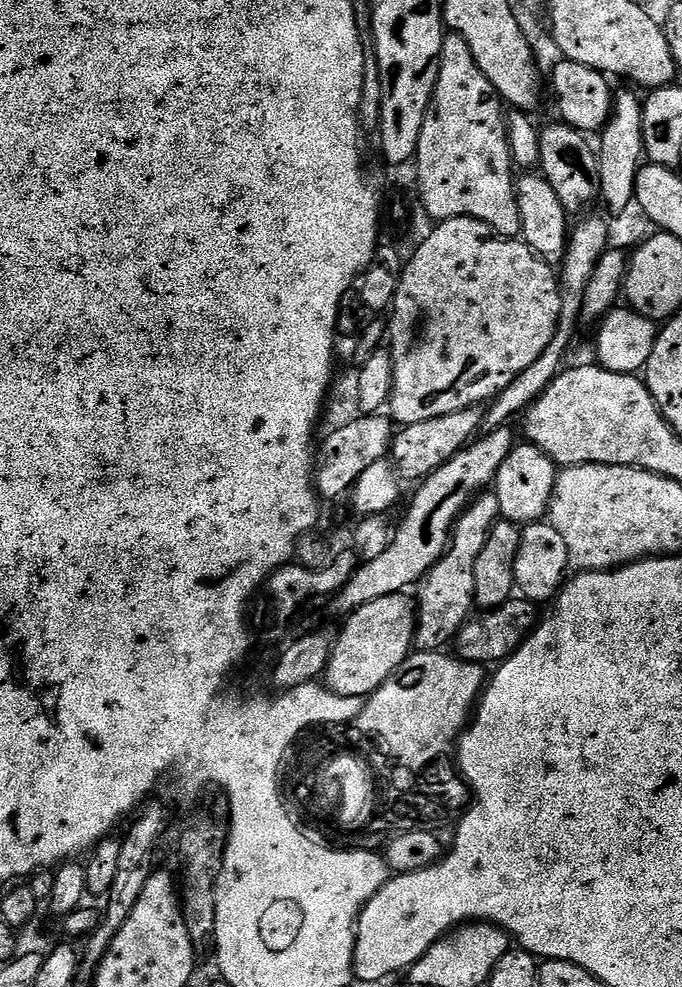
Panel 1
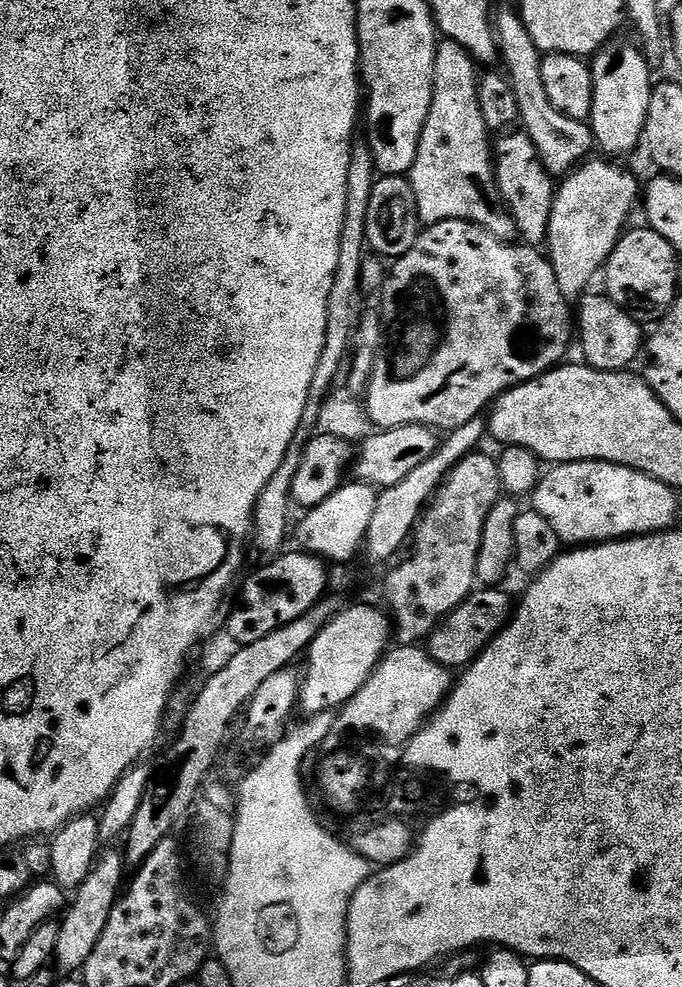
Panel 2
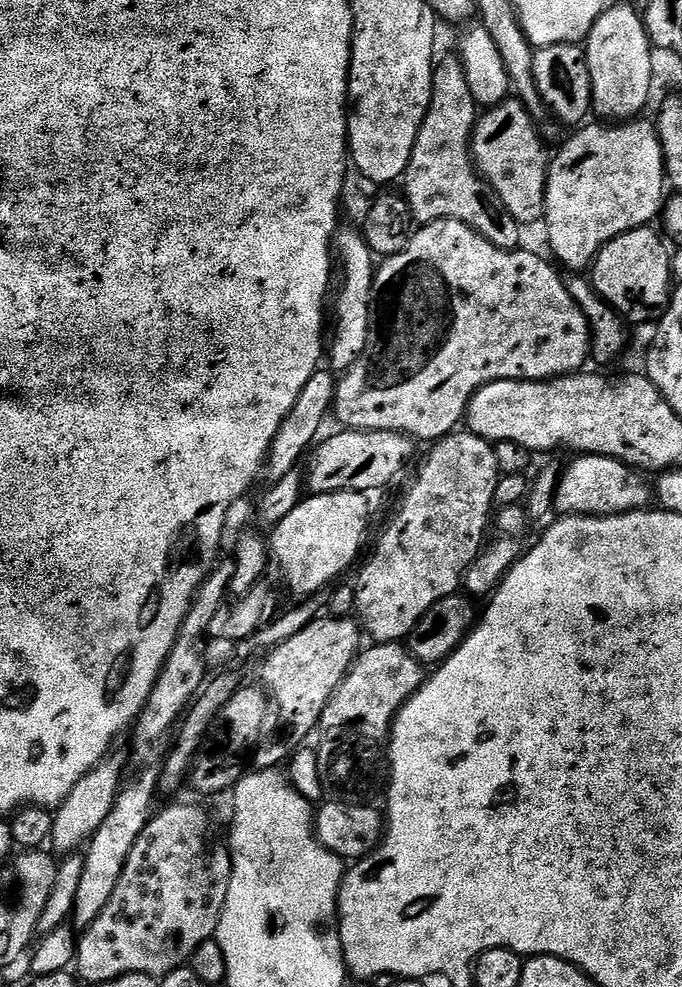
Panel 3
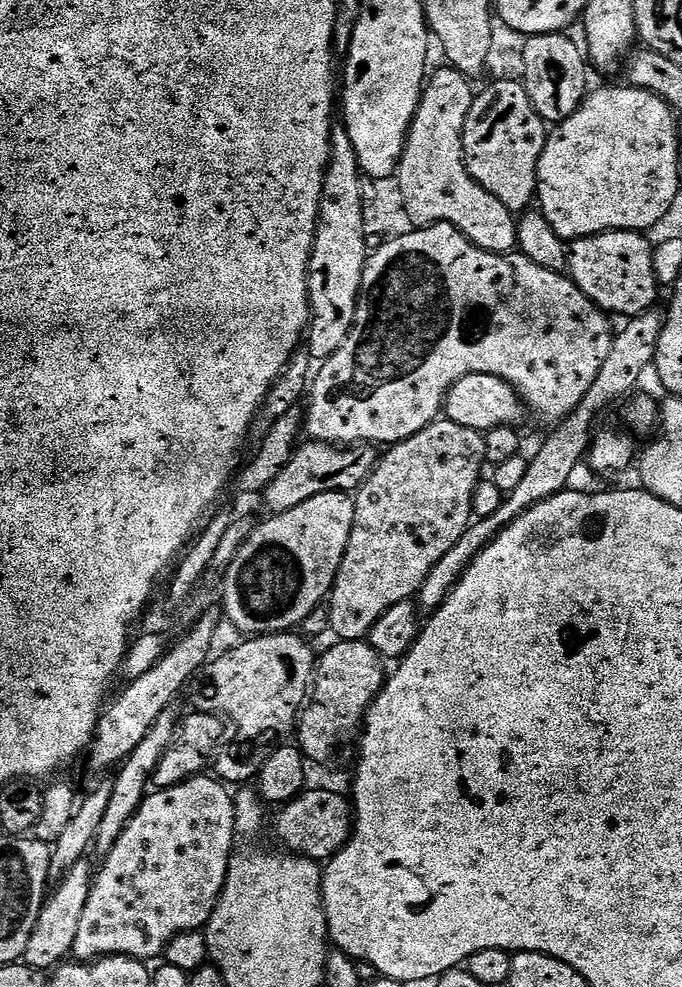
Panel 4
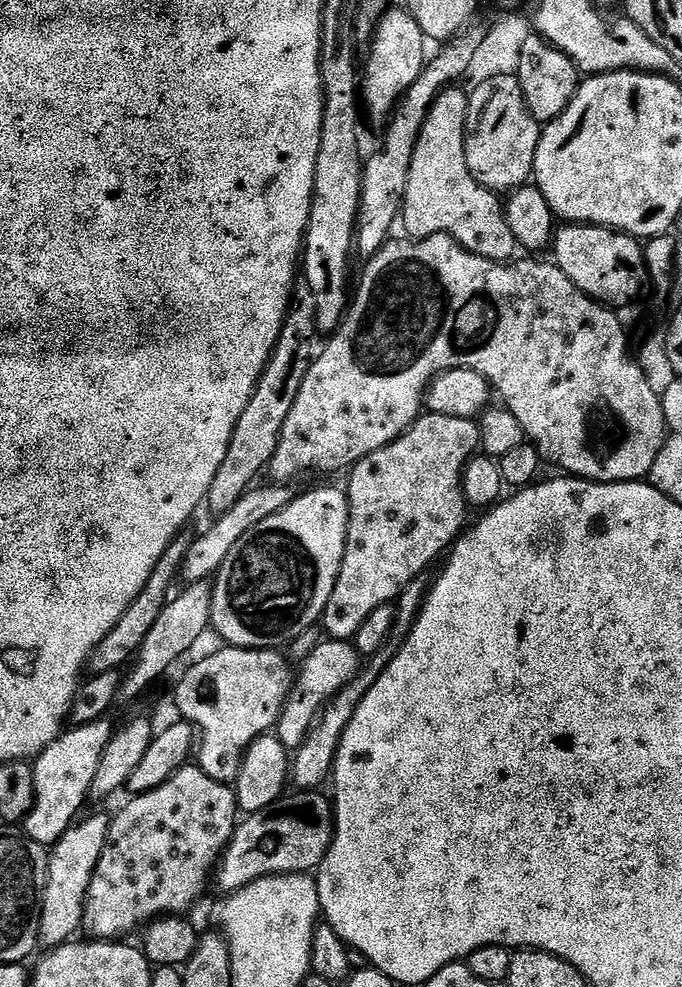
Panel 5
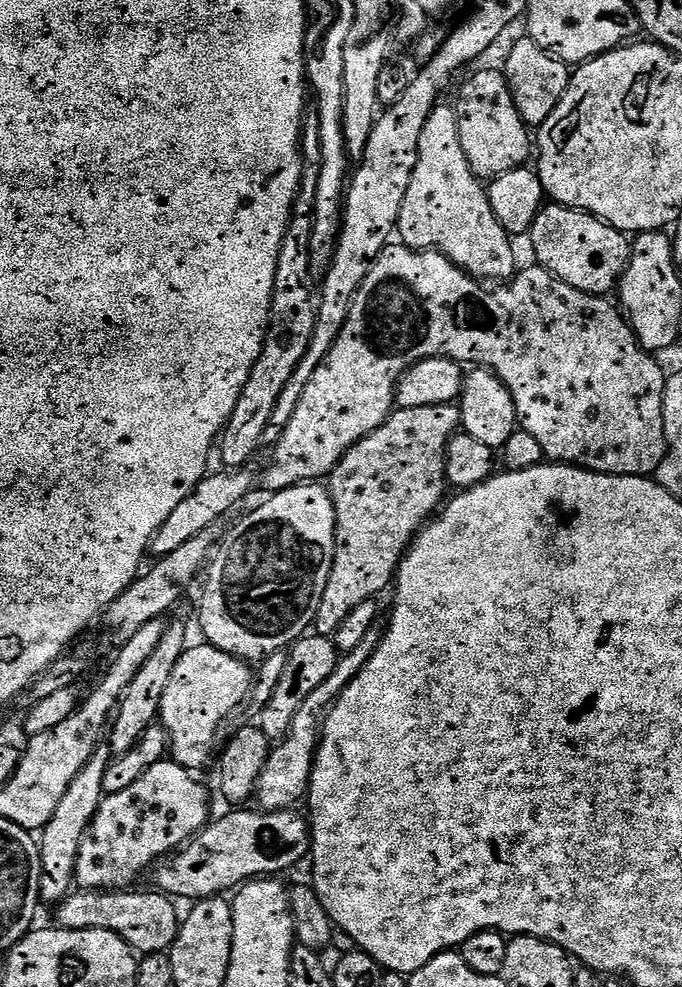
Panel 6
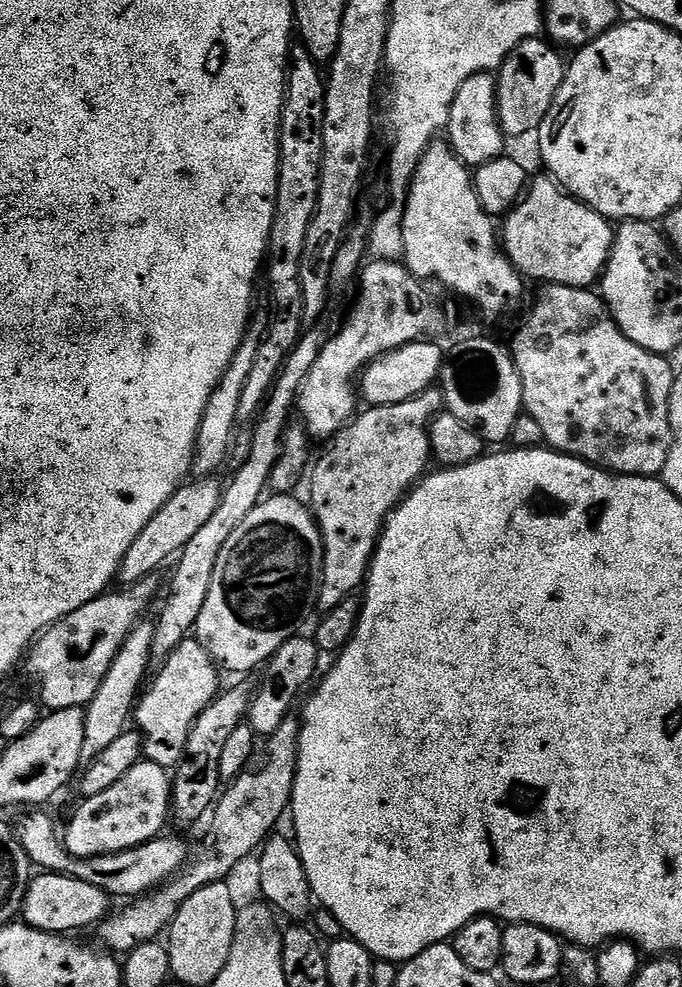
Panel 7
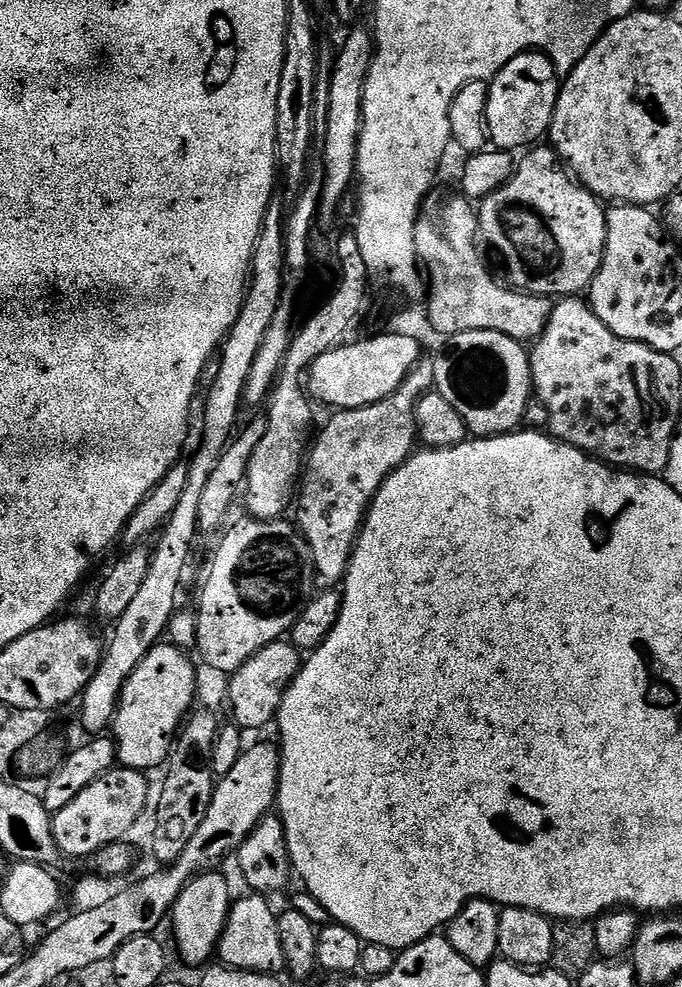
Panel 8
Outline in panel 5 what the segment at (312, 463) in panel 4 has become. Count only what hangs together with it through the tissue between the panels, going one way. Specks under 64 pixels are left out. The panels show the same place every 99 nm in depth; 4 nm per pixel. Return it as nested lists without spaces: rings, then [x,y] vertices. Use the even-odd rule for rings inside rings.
[[[267,483],[253,486],[244,492],[242,498],[238,498],[238,502],[234,502],[234,506],[230,506],[230,510],[215,517],[211,521],[213,524],[189,548],[186,548],[184,562],[178,573],[179,579],[181,581],[184,579],[185,585],[196,584],[199,580],[215,577],[216,573],[220,571],[222,562],[226,562],[226,554],[230,554],[230,546],[234,546],[234,542],[238,542],[238,538],[242,538],[242,534],[246,534],[246,530],[258,526],[258,522],[262,522],[262,518],[270,518],[270,514],[278,514],[278,510],[282,510],[298,495],[297,489],[292,489],[291,483]]]

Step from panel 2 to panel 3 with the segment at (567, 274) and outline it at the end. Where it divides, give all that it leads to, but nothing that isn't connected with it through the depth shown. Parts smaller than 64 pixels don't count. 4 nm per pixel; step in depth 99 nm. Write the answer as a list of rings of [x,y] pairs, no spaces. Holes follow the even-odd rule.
[[[635,118],[627,122],[593,122],[585,123],[577,127],[576,132],[560,149],[557,150],[556,156],[551,157],[548,166],[548,181],[546,182],[546,202],[544,203],[544,218],[542,227],[548,231],[548,244],[552,247],[552,252],[569,268],[568,272],[580,274],[591,265],[595,255],[601,248],[605,248],[614,238],[626,234],[635,228],[647,228],[653,223],[652,219],[661,215],[662,209],[666,203],[664,188],[666,189],[666,173],[664,170],[664,151],[660,136],[656,133],[655,123],[644,121],[644,118]]]

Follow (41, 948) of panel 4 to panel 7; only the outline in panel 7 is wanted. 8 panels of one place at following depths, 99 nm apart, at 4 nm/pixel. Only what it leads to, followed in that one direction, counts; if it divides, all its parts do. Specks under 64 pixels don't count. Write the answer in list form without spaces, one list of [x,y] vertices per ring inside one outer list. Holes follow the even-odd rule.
[[[144,618],[134,626],[134,630],[130,630],[110,670],[106,670],[106,678],[102,678],[102,686],[98,686],[98,694],[94,694],[94,698],[84,708],[86,735],[82,737],[81,765],[92,764],[94,758],[98,758],[98,754],[102,754],[102,750],[106,750],[106,746],[110,746],[110,742],[115,742],[129,727],[136,702],[140,699],[140,693],[149,679],[150,669],[154,664],[152,647],[155,629],[155,623],[151,619]]]

